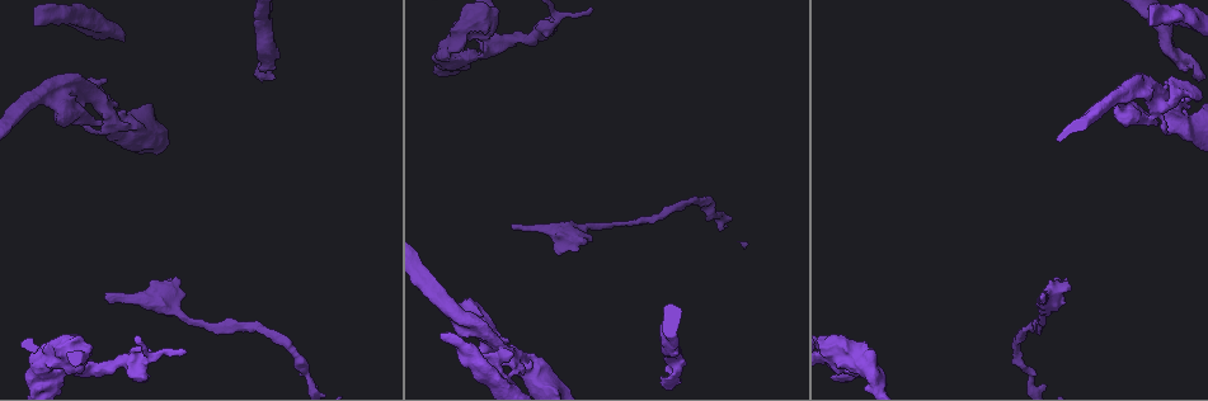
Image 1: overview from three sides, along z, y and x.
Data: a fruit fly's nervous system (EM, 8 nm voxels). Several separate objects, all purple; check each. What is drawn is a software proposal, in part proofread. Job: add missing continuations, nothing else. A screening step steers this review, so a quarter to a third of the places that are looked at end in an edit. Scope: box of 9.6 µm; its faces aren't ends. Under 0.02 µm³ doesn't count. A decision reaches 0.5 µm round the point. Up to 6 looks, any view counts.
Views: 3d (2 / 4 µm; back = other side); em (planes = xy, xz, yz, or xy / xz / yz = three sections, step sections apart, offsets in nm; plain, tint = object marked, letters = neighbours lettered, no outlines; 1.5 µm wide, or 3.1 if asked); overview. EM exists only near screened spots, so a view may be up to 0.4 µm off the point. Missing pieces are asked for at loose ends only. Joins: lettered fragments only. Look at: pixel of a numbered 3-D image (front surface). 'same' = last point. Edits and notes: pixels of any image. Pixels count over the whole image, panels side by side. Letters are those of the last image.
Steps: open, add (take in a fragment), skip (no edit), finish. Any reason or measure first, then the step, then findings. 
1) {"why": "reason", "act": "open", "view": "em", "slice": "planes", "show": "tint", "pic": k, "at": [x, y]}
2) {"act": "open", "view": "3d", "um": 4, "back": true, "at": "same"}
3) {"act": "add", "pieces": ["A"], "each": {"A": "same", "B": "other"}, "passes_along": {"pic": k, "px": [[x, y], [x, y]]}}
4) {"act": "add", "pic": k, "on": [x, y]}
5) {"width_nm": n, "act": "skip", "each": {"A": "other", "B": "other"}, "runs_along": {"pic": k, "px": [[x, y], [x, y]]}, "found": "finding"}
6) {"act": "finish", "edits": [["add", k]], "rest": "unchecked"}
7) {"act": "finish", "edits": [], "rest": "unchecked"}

{"act": "open", "view": "em", "slice": "xz", "step": 4, "show": "letters", "pic": 1, "at": [34, 15]}

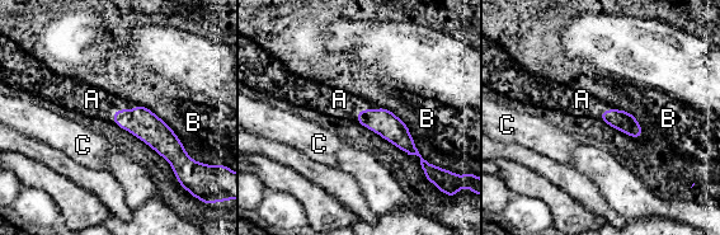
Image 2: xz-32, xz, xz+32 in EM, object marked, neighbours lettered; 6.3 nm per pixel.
{"why": "cut it another way", "act": "open", "view": "em", "slice": "planes", "show": "letters", "at": "same"}

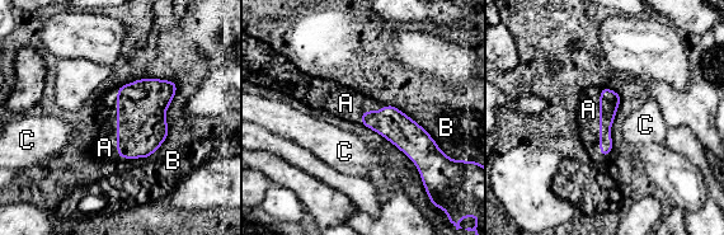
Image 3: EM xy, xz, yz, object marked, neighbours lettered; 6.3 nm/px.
{"act": "add", "pic": 3, "on": [104, 147], "each": {"A": "same", "B": "other", "C": "other"}, "passes_along": {"pic": 3, "px": [[141, 106], [117, 136], [104, 147]]}, "found": "the cell continues"}

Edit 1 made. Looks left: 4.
{"act": "open", "view": "overview"}

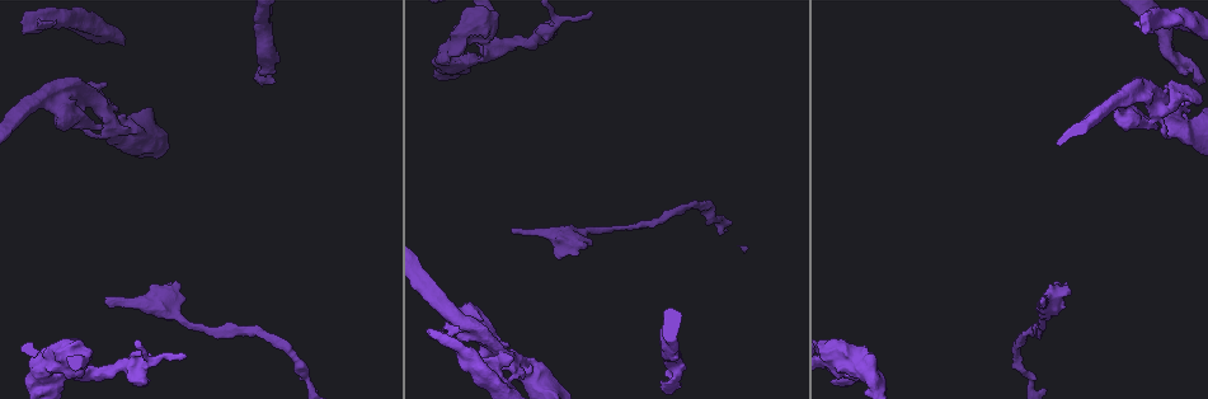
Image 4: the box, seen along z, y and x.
{"why": "thick end", "act": "open", "view": "3d", "um": 2, "pic": 4, "at": [1054, 282]}

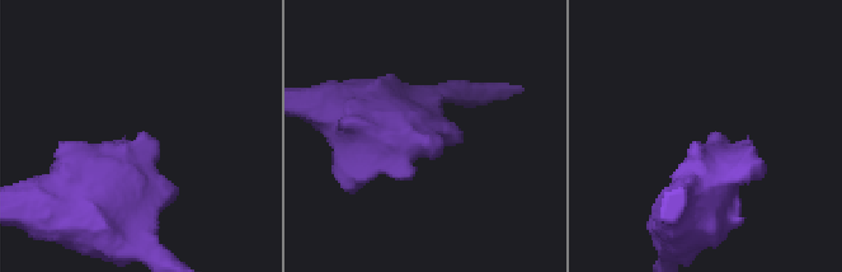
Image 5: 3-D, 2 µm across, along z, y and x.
{"act": "open", "view": "em", "slice": "planes", "show": "letters", "pic": 5, "at": [712, 134]}

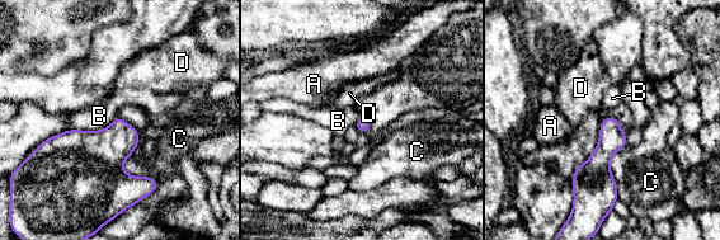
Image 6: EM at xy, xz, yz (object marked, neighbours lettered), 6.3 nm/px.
{"longest_contact_nm": ["C", 360], "act": "skip", "each": {"A": "other", "B": "other", "C": "other", "D": "other"}, "found": "none of them fits"}

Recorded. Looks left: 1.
{"why": "stops while still wide", "act": "open", "view": "em", "slice": "planes", "show": "letters", "pic": 4, "at": [106, 81]}

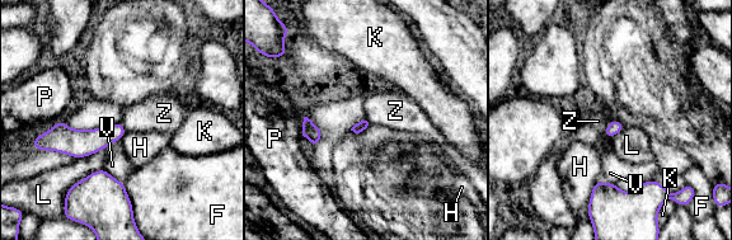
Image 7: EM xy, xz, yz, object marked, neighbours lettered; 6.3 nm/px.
{"act": "add", "pic": 7, "on": [597, 121], "each": {"F": "other", "H": "other", "K": "other", "L": "other", "P": "other", "V": "other", "Z": "same"}, "found": "it goes on there"}

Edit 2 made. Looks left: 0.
{"act": "finish", "edits": [["add", 3], ["add", 7]], "rest": "unchecked"}

